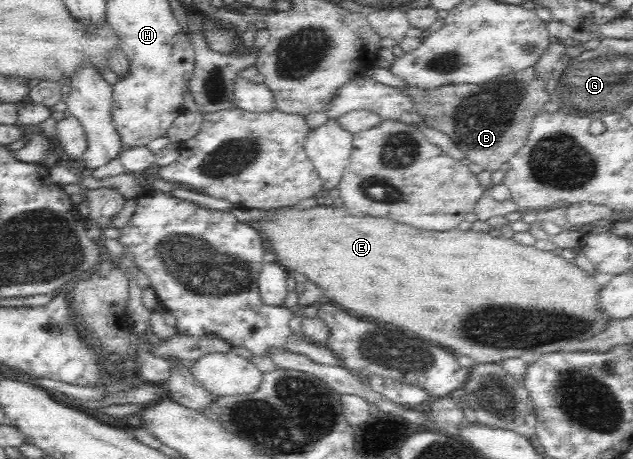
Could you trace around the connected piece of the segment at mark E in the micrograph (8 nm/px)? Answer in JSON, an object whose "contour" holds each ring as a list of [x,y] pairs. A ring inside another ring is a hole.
{"contour":[[[293,206],[284,207],[279,211],[277,217],[273,219],[265,218],[259,220],[261,233],[271,250],[273,260],[282,265],[288,272],[303,273],[306,279],[313,281],[321,287],[322,299],[340,306],[357,317],[371,317],[383,323],[393,323],[409,333],[415,333],[417,337],[423,337],[435,345],[447,347],[453,353],[459,353],[457,356],[467,356],[475,361],[475,364],[495,364],[501,363],[505,359],[538,359],[545,353],[555,353],[555,351],[577,352],[581,350],[581,343],[593,339],[599,332],[605,331],[609,324],[615,320],[600,311],[600,291],[605,285],[599,284],[595,280],[594,271],[583,271],[574,261],[566,260],[558,251],[543,251],[531,245],[522,245],[514,241],[511,237],[501,235],[498,237],[491,236],[488,233],[475,232],[473,230],[461,231],[458,228],[455,231],[419,231],[401,223],[393,223],[389,219],[373,219],[373,217],[351,217],[343,207],[313,207],[307,211],[295,211]]]}

